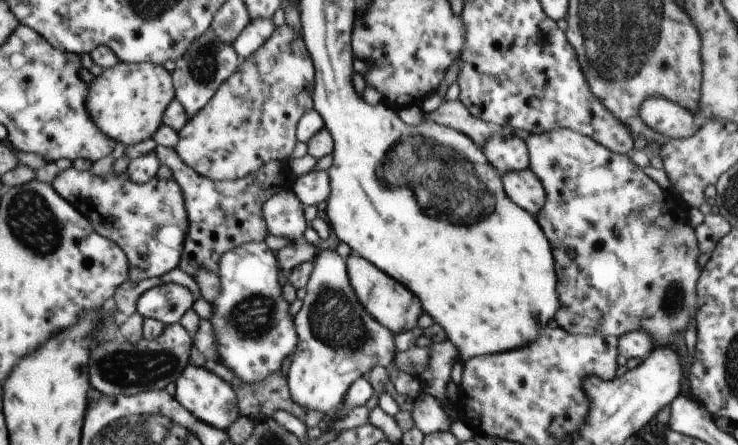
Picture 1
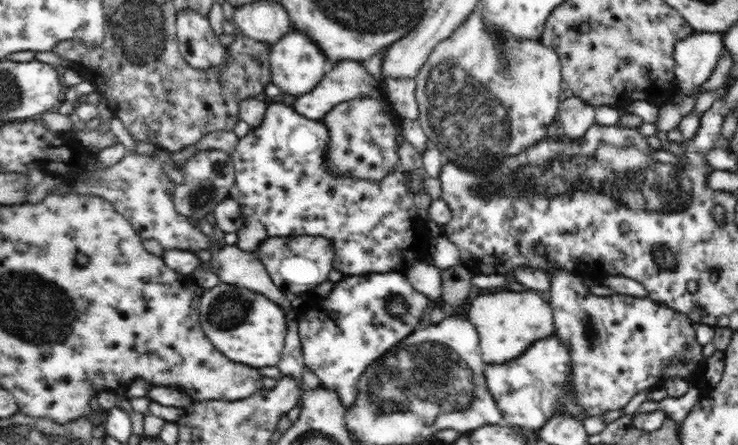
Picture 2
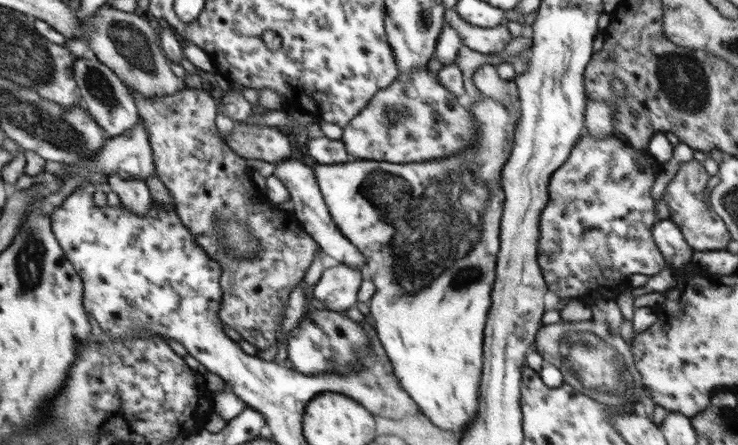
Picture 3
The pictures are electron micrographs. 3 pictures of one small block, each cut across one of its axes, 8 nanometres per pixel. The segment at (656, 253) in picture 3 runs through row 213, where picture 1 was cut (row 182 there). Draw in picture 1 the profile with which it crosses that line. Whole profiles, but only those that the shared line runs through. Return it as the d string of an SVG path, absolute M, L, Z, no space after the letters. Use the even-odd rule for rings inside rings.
M556 128L550 132L524 135L529 152L529 169L536 174L538 180L546 191L546 202L535 216L542 232L545 232L551 244L555 269L558 277L558 294L560 294L560 310L554 318L555 324L560 324L566 332L572 335L614 335L621 337L634 330L646 330L654 342L654 347L674 346L673 341L678 334L684 335L686 328L695 322L696 310L698 310L697 282L701 273L698 266L700 247L695 235L695 228L687 221L686 209L666 189L663 189L642 171L642 169L631 162L630 155L614 154L612 150L604 148L589 136L576 132L569 128Z

